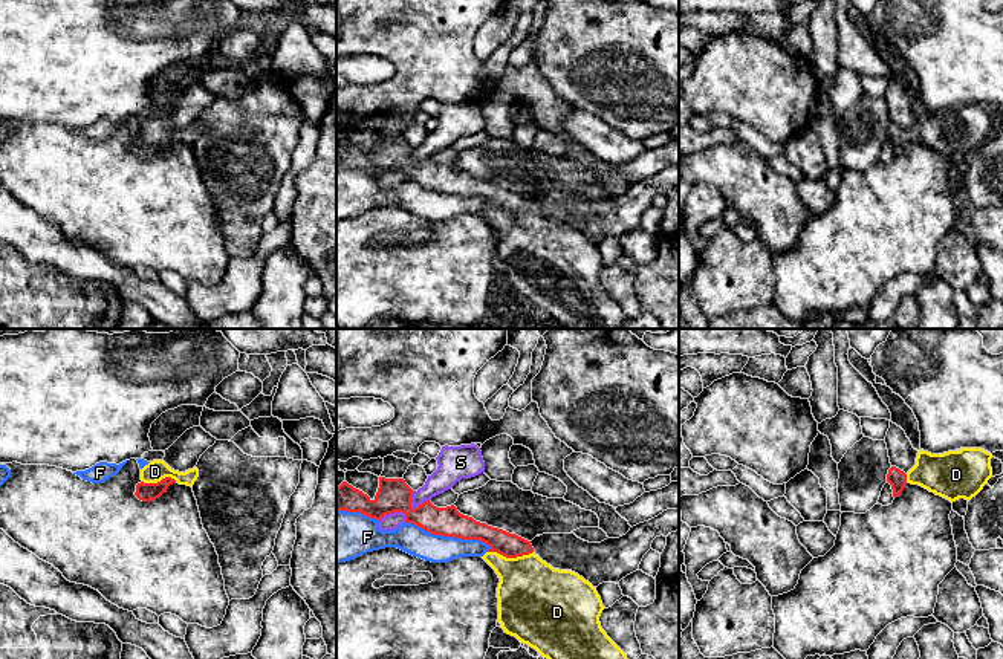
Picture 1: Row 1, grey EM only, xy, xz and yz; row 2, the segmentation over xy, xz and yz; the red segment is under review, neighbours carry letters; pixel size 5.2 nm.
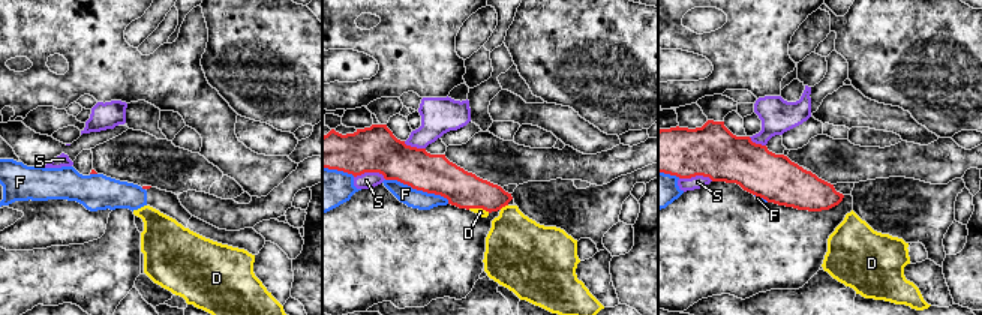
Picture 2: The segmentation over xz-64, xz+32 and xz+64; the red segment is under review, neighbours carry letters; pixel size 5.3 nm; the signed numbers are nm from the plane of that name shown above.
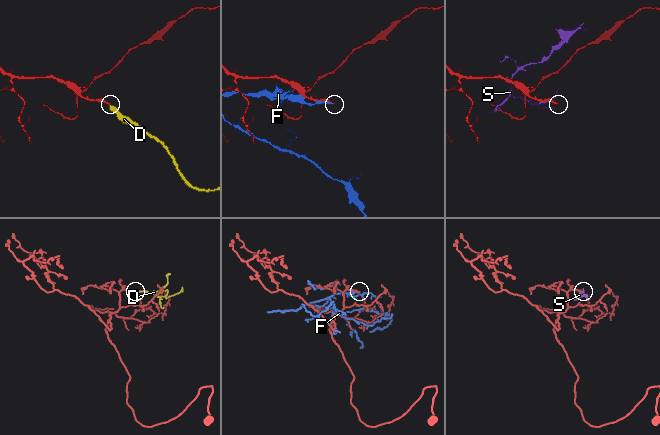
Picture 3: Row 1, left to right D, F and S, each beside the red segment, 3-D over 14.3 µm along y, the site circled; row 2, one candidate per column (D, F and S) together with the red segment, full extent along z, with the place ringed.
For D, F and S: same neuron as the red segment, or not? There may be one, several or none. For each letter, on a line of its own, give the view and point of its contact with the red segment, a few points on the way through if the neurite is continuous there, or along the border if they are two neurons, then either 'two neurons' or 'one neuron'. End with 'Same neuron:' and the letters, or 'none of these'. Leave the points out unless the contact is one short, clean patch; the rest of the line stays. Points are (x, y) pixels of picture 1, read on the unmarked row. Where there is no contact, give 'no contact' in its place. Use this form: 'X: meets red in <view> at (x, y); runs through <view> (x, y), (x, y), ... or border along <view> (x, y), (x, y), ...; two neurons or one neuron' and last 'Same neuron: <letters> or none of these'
D: meets red in xz at (511, 214); runs through xz (508, 202), (511, 214), (534, 256); one neuron
F: meets red in xz at (448, 193); two neurons
S: meets red in xz at (419, 162); two neurons
Same neuron: D

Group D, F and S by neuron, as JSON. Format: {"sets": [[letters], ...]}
{"sets": [["D"], ["F"], ["S"]]}

